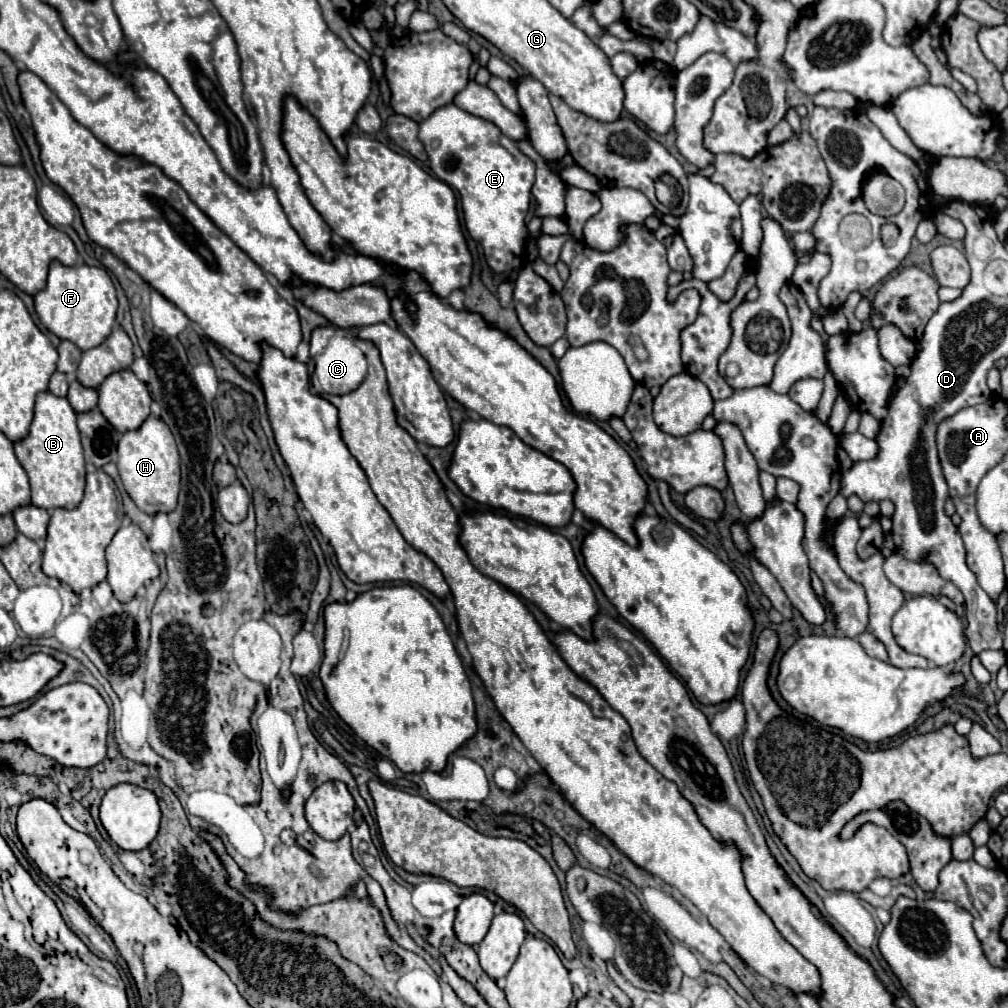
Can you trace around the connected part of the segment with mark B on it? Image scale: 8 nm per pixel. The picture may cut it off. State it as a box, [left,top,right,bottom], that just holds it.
[15,392,85,510]

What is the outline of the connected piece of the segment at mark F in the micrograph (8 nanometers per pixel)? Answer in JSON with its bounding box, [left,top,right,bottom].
[35,262,117,352]

